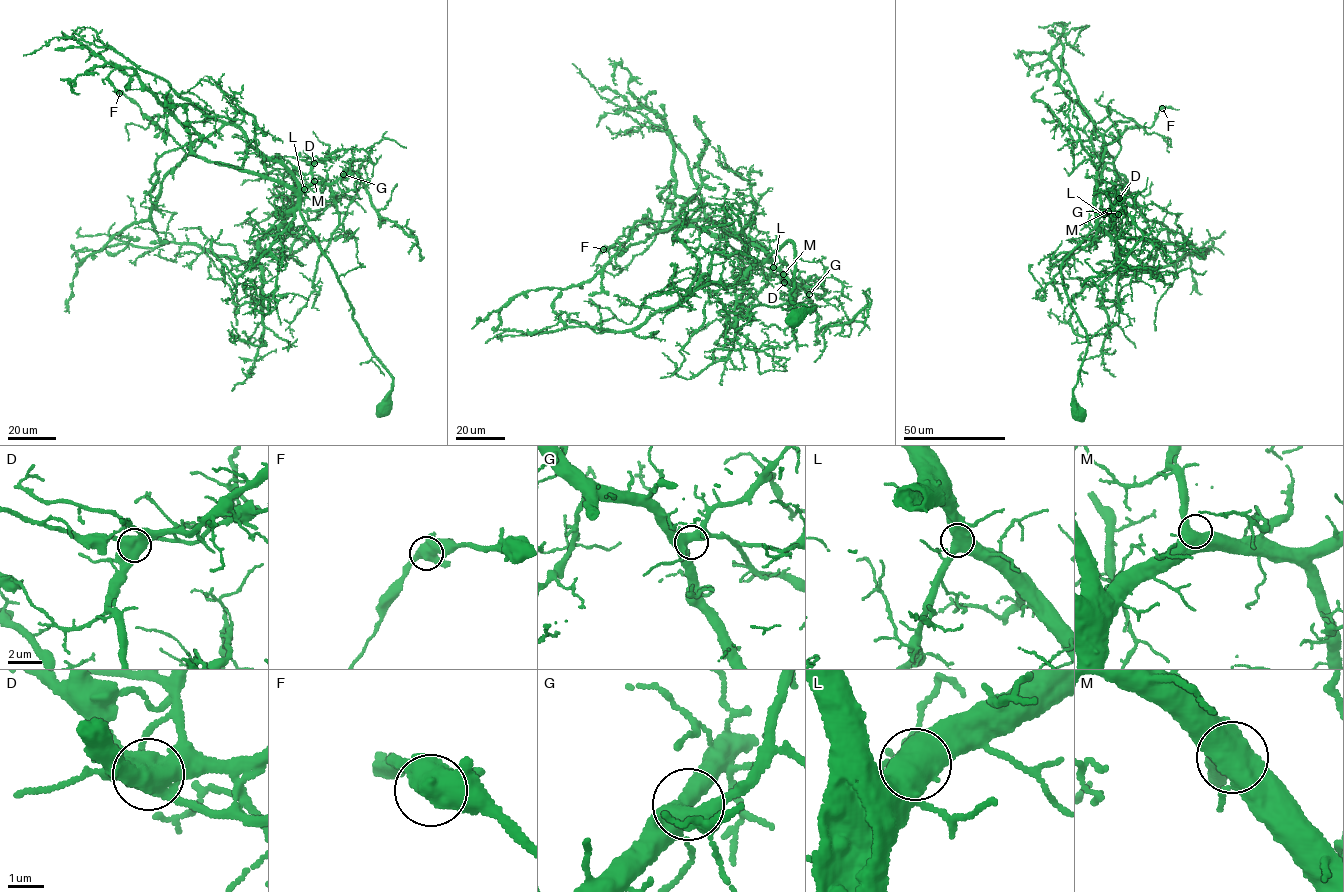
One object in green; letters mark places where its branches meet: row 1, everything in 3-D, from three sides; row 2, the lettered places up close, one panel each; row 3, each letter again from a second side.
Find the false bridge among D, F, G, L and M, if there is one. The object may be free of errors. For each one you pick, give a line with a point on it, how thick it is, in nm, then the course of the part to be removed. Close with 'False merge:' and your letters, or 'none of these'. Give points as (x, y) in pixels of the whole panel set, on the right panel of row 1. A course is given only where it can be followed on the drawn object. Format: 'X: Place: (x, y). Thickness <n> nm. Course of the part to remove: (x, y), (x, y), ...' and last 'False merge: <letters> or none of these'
D: Place: (1119, 198). Thickness 650 nm. Course of the part to remove: (1119, 198), (1113, 185), (1117, 184), (1114, 188), (1118, 190)
False merge: D

